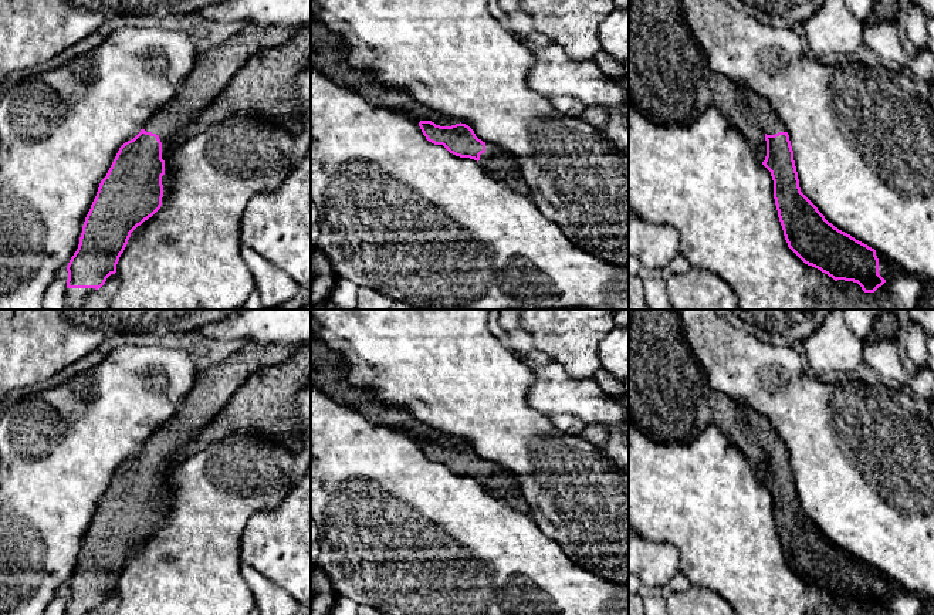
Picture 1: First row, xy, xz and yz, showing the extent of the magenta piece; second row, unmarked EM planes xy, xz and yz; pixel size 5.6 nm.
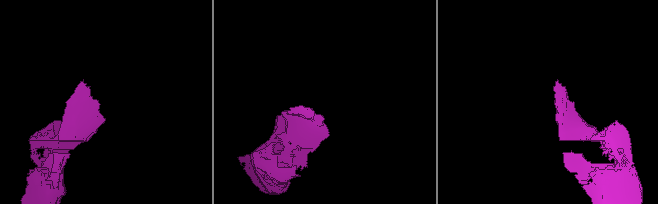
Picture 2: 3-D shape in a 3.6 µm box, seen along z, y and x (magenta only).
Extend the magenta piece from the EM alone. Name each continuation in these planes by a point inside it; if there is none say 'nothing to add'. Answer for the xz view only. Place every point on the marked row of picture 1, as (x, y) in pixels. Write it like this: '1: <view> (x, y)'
1: xz (494, 159)

